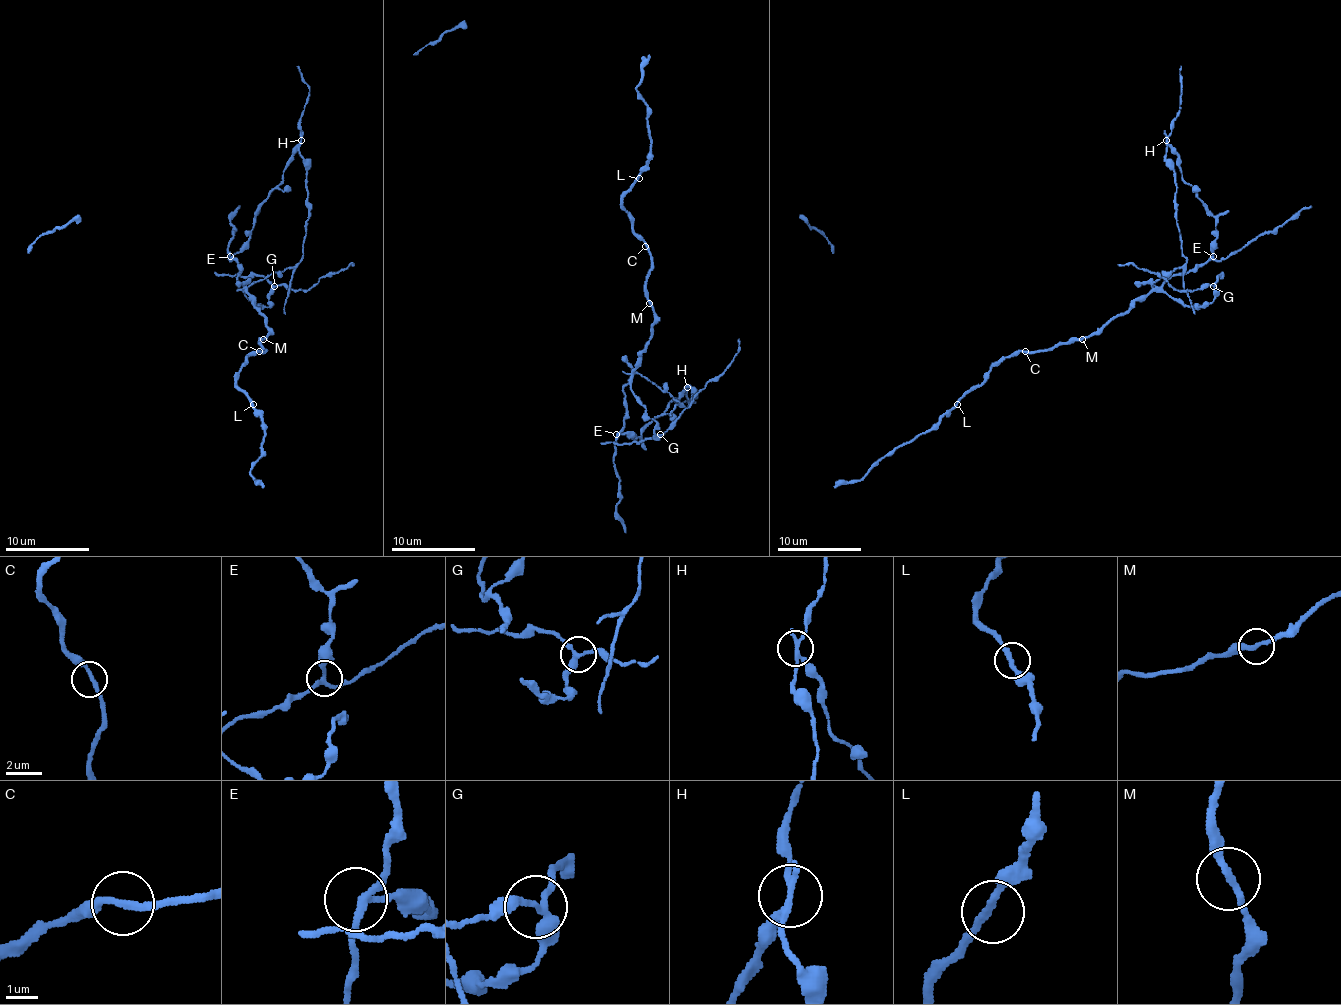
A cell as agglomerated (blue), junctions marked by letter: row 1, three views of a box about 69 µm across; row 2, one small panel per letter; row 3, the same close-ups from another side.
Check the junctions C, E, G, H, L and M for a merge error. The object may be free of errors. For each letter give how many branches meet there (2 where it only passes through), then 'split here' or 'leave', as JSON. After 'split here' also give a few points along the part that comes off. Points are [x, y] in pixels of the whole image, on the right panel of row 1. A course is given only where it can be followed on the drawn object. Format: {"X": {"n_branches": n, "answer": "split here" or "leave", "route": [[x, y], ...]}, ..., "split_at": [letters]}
{"C": {"n_branches": 2, "answer": "leave"}, "E": {"n_branches": 3, "answer": "leave"}, "G": {"n_branches": 3, "answer": "leave"}, "H": {"n_branches": 3, "answer": "split here", "route": [[1166, 140], [1166, 166], [1177, 187], [1175, 218], [1181, 254], [1185, 259], [1181, 267], [1152, 284], [1149, 290]]}, "L": {"n_branches": 2, "answer": "leave"}, "M": {"n_branches": 2, "answer": "leave"}, "split_at": ["H"]}

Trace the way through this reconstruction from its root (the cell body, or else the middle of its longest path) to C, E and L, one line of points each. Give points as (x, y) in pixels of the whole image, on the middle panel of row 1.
C: (649, 269), (651, 259), (645, 246)
E: (649, 269), (645, 294), (654, 311), (654, 330), (632, 379), (624, 387), (626, 417), (616, 434)
L: (649, 269), (649, 248), (632, 229), (632, 218), (622, 204), (622, 195), (639, 178)

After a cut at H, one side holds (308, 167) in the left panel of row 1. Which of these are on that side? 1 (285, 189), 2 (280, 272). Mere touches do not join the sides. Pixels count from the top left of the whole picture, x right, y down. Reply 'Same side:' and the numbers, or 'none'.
Same side: 2

